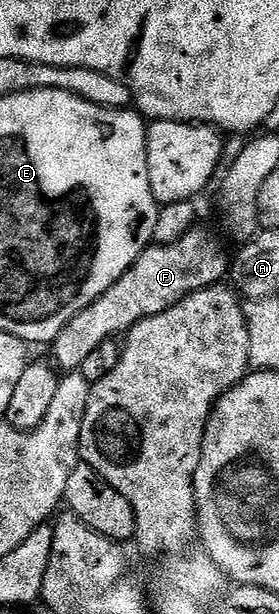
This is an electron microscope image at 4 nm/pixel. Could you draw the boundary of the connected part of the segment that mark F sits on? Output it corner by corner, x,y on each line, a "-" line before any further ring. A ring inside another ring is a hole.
196,226
184,238
171,244
151,243
140,258
96,302
76,314
52,341
53,363
62,370
81,369
84,358
100,346
100,342
113,340
134,328
144,318
164,314
176,302
188,298
205,288
221,285
227,279
232,263
231,253
222,245
223,237
202,226

